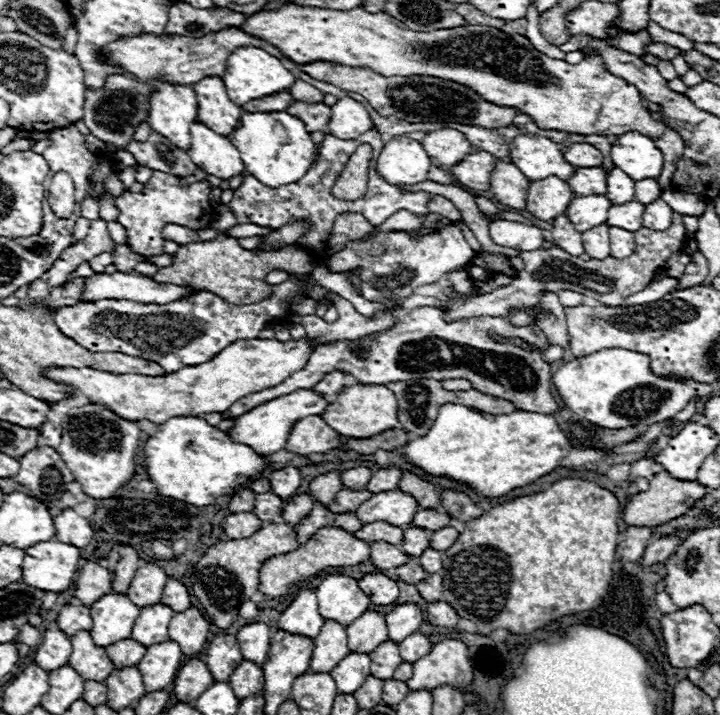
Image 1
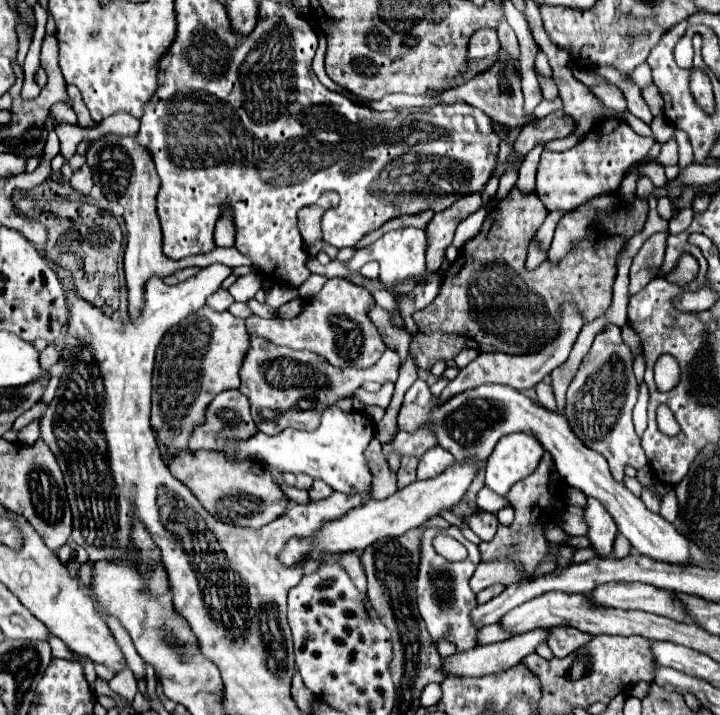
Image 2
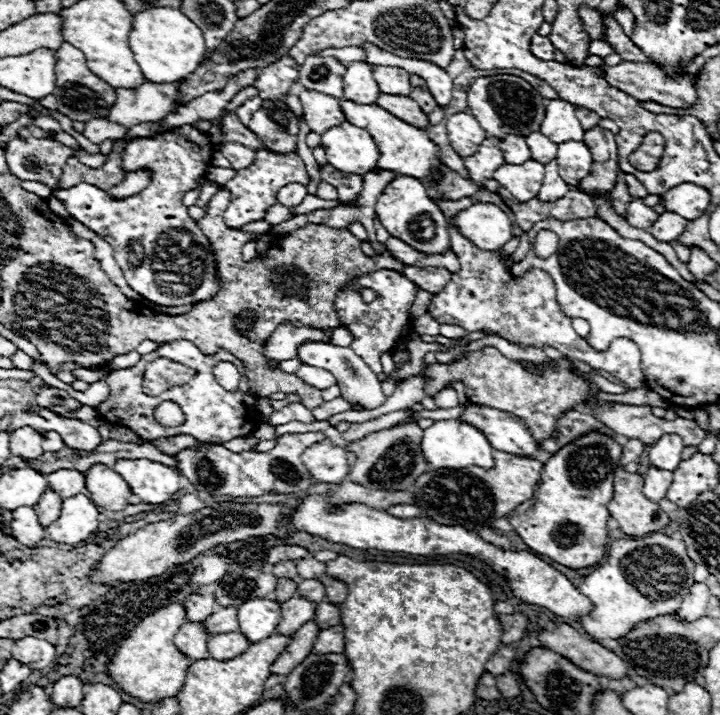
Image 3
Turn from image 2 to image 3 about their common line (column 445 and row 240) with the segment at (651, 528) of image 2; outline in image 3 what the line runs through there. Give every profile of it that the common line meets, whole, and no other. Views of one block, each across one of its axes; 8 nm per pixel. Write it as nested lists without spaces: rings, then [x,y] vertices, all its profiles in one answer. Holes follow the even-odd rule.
[[[410,176],[394,178],[384,188],[384,192],[380,194],[380,198],[376,202],[376,216],[378,216],[380,224],[390,232],[390,236],[404,240],[408,246],[412,246],[416,250],[442,252],[442,250],[450,248],[444,214],[434,204],[434,200],[426,194],[424,184],[416,178],[410,178]]]

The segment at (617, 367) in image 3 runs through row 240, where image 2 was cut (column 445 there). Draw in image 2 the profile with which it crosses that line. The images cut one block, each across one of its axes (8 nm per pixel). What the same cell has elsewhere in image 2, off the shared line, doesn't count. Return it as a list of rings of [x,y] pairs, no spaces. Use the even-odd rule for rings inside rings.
[[[436,446],[420,458],[416,476],[418,476],[418,480],[430,480],[430,478],[438,476],[440,472],[444,472],[444,468],[448,468],[448,464],[454,464],[454,456],[450,452],[446,452],[444,448]]]

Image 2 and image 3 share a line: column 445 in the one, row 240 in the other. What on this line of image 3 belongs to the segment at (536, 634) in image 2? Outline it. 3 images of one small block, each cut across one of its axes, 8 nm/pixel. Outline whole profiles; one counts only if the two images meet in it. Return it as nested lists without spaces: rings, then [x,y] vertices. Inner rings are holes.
[[[668,210],[664,214],[660,214],[660,218],[654,222],[652,228],[648,228],[648,232],[660,240],[660,242],[672,242],[676,240],[688,222],[684,222],[684,218],[680,218],[678,214],[668,214]]]

